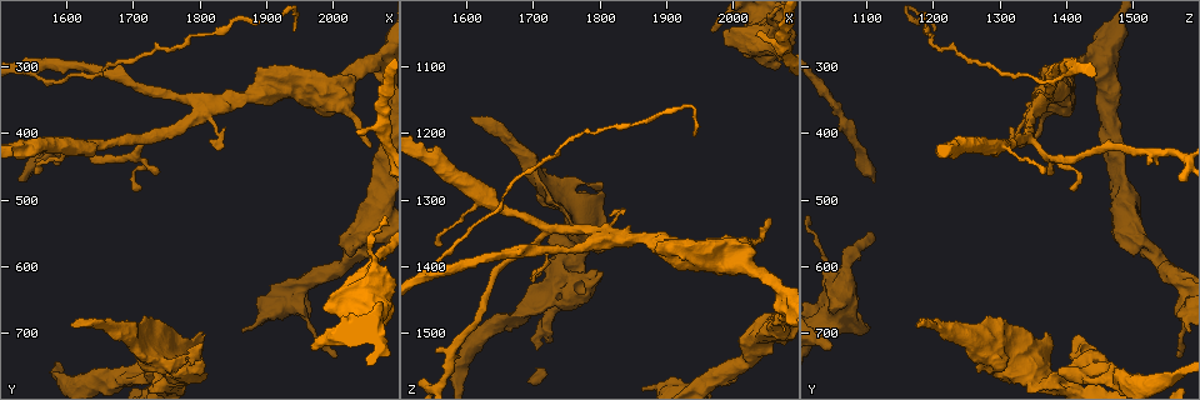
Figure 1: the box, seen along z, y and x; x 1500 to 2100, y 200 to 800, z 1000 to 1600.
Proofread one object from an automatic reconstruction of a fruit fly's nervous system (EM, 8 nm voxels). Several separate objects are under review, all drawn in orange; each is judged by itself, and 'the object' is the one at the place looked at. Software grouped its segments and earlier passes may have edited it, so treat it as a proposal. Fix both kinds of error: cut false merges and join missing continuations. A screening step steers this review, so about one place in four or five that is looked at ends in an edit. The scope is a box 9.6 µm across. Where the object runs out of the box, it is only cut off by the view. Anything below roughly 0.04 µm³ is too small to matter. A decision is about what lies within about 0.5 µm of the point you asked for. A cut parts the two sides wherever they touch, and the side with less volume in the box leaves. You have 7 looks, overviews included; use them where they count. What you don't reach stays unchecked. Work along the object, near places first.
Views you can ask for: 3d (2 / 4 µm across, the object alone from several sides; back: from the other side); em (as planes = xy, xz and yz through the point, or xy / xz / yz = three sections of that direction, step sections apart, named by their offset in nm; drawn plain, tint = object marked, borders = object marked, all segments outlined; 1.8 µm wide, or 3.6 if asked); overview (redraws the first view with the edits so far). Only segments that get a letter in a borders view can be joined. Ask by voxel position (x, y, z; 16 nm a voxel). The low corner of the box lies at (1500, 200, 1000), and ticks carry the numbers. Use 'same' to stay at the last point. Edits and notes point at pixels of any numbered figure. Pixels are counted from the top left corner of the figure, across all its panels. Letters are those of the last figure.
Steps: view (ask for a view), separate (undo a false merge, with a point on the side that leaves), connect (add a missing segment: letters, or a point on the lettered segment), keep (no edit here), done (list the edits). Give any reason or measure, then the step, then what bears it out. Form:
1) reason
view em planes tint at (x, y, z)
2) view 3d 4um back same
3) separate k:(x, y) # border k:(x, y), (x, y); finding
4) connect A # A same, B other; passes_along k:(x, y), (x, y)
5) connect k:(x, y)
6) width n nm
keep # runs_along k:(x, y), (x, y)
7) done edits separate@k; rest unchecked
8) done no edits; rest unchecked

view 3d 2um back at (1970, 720, 1045)

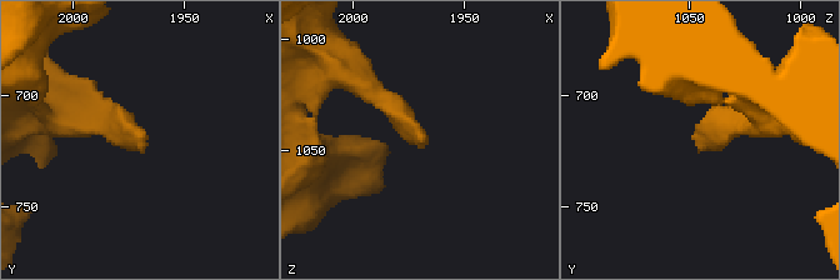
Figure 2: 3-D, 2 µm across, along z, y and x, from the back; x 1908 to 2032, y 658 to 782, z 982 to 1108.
shape alone is not enough
view em yz step 4 borders at (1966, 718, 1047)

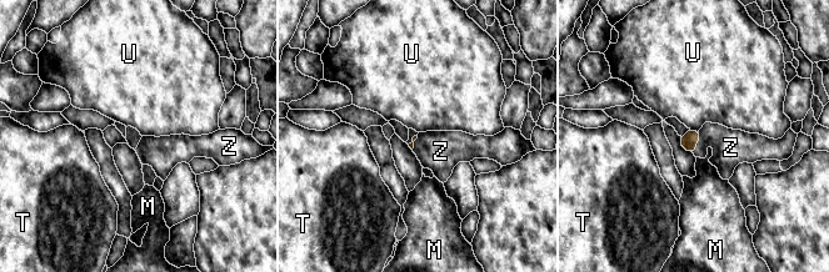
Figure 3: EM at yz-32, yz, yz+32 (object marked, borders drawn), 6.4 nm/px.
another direction
view em planes borders same

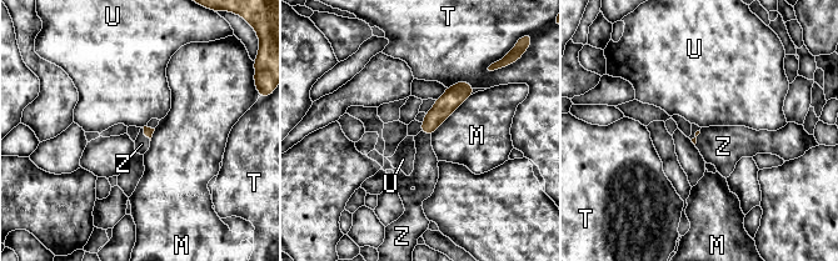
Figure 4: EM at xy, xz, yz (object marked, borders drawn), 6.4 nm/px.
longest_contact M 380 nm
connect Z # M other, T other, U other, Z same; the neuron continues

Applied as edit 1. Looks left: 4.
thick turns thin
view 3d 4um at (2060, 595, 1070)

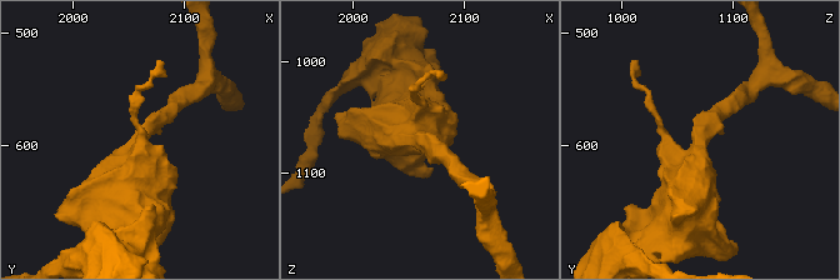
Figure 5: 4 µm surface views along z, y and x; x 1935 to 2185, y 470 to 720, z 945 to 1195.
arm_widths 220, 750 nm
view em 3.6um xz step 8 tint at (2060, 600, 1068)

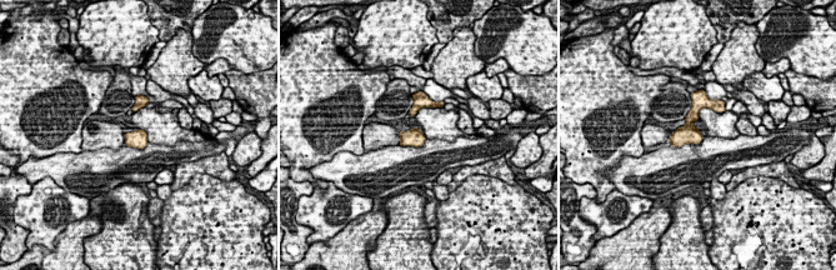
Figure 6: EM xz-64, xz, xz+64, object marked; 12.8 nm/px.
view em 3.6um planes borders same

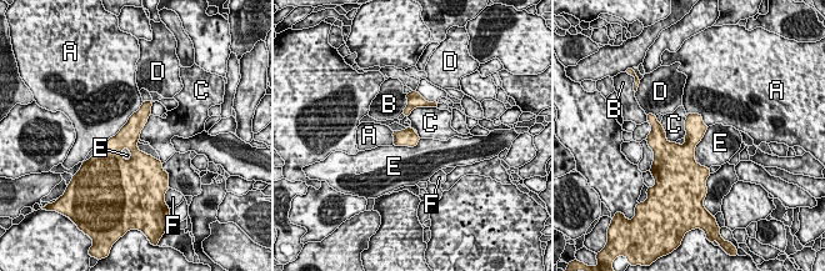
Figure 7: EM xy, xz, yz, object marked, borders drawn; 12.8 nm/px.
keep # A other, B other, C other, D other, E other, F other; border 7:(436, 106), (416, 106), (406, 116); one neuron here

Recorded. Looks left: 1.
done edits connect@4; rest unchecked

